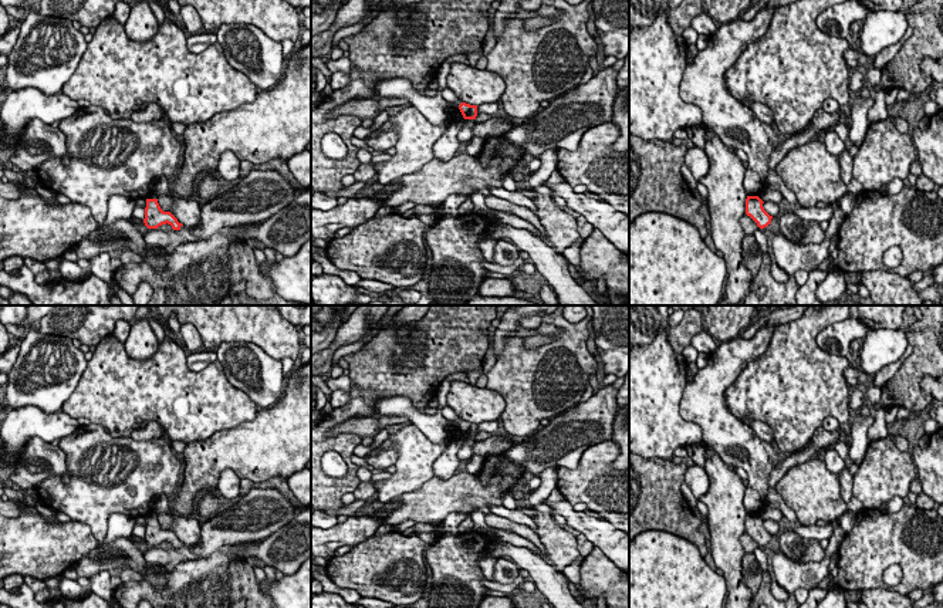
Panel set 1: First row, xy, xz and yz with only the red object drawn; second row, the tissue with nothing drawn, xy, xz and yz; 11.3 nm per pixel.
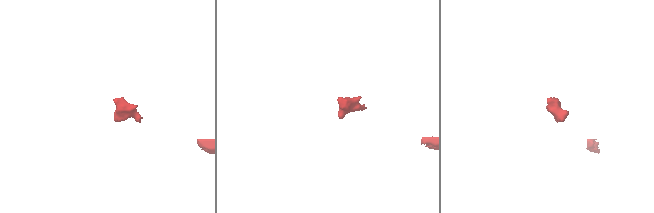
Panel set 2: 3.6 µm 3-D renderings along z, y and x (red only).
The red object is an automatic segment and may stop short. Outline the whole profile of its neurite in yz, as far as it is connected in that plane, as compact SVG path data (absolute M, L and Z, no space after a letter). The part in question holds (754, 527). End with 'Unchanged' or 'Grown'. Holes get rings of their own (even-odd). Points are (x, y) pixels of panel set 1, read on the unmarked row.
M747 514L746 517L746 533L750 534L760 547L767 545L773 537L773 534L764 528L763 521L758 514Z. Unchanged

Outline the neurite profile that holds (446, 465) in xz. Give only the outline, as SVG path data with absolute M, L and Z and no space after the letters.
M457 435L450 440L446 450L433 463L433 474L443 480L450 479L456 472L459 472L457 452L463 446L464 436Z

